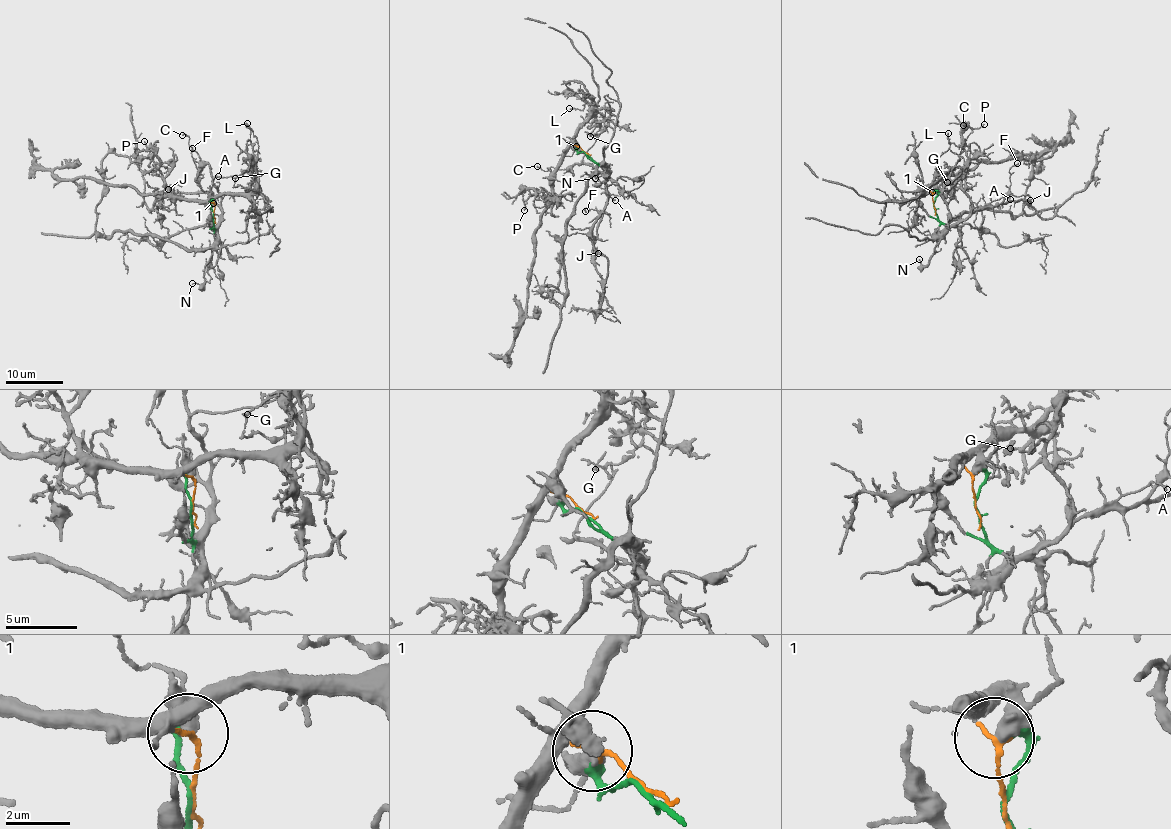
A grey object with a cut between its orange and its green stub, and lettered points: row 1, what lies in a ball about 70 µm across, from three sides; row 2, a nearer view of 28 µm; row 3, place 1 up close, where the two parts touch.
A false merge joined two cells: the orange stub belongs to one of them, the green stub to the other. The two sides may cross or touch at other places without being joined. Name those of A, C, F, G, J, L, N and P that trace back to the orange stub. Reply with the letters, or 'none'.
G, L, P

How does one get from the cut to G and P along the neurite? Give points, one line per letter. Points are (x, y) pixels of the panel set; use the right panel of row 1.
G: (934, 208), (932, 194), (927, 186), (926, 194), (944, 189), (947, 182)
P: (934, 208), (928, 189), (946, 176), (958, 173), (967, 159), (962, 136), (969, 127), (984, 124)

